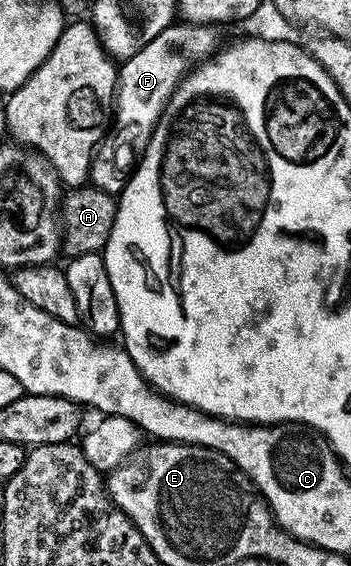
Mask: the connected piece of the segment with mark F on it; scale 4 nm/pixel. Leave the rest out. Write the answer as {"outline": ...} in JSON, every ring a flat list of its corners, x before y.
{"outline":[[173,22,158,38,146,42,138,54,123,61,118,68,118,87,116,90,116,107,114,109,114,131,101,143,97,153,92,157,92,171,90,173,91,187,100,188,103,192,119,194,141,155,142,149,152,137,152,130,168,107,169,100,176,93,186,73,193,66,209,59,217,51,215,27,207,24,189,24,187,22]]}

